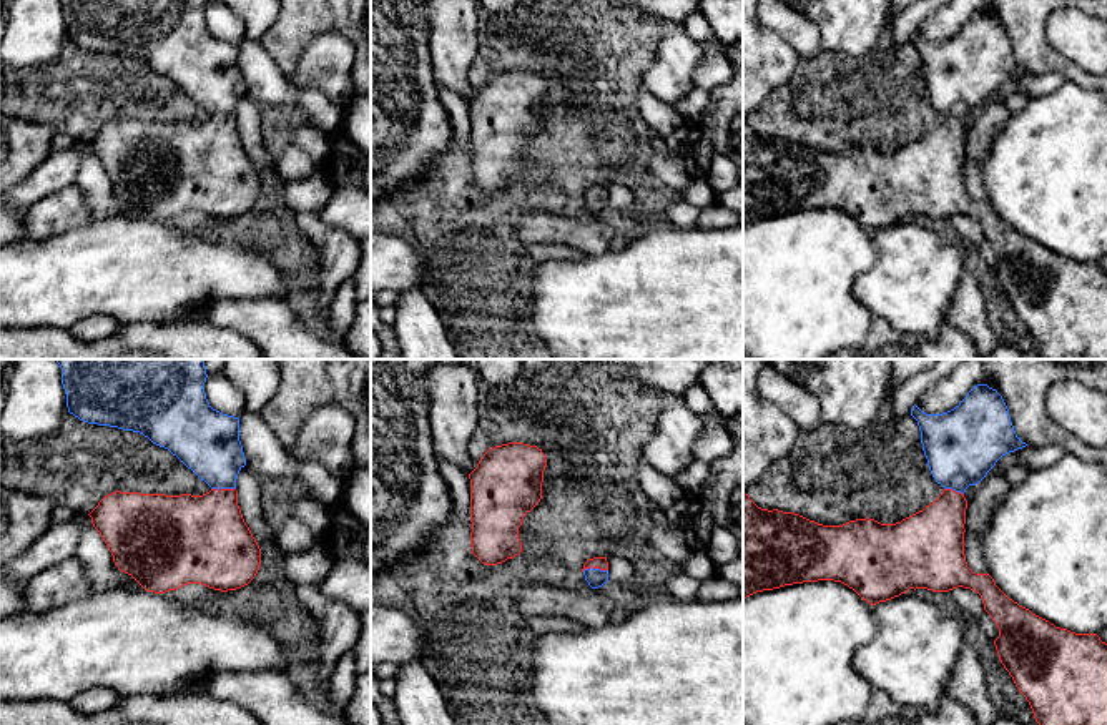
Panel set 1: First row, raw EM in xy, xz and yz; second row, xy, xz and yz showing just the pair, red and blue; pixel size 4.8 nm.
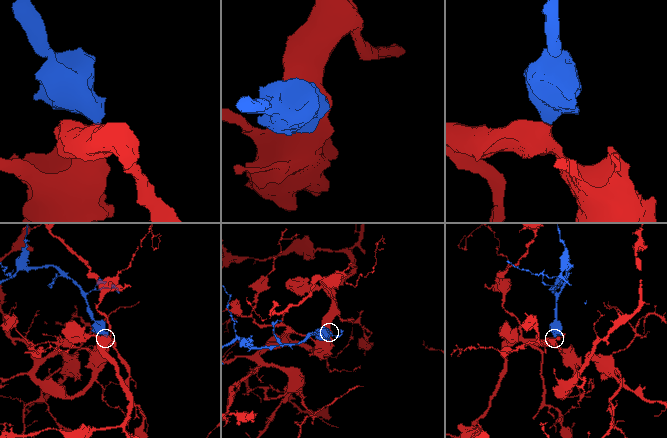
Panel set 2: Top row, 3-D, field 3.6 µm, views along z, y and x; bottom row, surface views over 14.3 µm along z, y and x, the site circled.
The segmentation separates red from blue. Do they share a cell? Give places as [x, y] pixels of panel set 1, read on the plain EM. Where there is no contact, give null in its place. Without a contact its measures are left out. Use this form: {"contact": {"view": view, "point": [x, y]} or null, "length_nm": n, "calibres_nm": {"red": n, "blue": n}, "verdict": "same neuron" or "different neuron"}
{"contact": {"view": "xz", "point": [594, 195]}, "length_nm": 130, "calibres_nm": {"red": 60, "blue": 90}, "verdict": "same neuron"}

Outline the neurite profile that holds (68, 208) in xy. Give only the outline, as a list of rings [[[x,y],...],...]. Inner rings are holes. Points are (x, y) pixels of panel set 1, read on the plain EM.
[[[70,185],[25,210],[25,238],[47,239],[80,228],[93,219],[85,191]]]

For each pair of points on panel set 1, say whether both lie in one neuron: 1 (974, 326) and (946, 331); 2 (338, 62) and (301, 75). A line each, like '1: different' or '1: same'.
1: different
2: same

